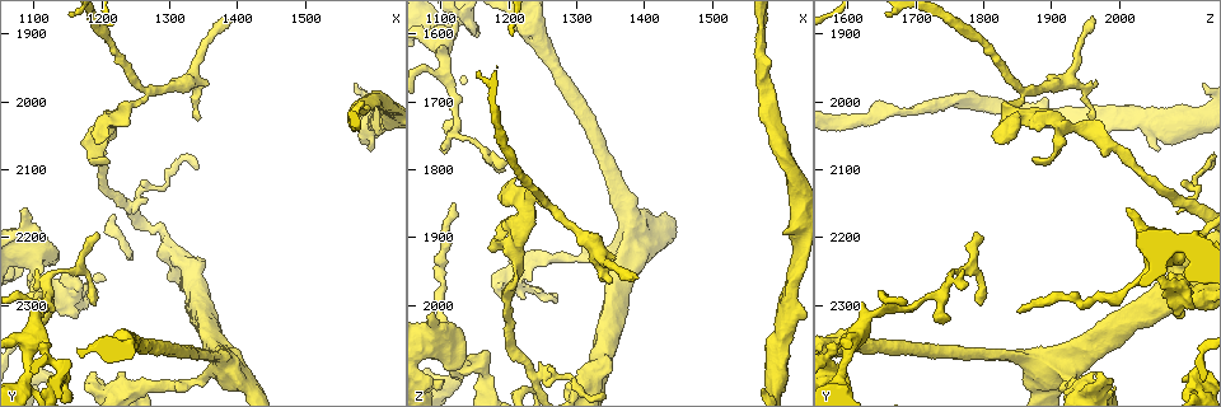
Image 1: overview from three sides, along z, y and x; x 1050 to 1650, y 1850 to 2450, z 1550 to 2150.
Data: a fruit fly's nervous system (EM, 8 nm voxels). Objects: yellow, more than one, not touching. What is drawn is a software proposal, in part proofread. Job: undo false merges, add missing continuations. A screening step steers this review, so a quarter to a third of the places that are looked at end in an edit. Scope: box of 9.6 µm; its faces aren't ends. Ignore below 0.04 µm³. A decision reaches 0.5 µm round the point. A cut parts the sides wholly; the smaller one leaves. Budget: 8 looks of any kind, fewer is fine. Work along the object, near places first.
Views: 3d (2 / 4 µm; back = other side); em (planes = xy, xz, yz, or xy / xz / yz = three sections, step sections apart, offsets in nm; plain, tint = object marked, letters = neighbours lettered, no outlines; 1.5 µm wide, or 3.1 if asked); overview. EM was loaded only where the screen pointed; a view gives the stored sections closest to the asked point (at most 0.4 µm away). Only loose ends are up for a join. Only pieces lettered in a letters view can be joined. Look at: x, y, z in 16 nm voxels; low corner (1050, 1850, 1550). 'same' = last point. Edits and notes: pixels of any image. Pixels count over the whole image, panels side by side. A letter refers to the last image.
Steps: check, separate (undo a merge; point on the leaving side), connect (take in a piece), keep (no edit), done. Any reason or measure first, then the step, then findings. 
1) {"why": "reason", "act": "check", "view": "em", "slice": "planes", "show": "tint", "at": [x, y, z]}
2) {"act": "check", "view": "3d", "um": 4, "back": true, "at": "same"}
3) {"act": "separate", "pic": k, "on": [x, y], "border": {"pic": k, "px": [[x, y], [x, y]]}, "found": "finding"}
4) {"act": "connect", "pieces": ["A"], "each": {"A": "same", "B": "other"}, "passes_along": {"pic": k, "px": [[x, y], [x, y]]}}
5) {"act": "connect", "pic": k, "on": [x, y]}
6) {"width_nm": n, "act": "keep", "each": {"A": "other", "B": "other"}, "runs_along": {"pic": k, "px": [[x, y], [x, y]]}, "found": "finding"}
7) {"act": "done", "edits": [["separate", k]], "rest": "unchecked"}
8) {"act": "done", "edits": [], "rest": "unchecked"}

{"why": "free end", "act": "check", "view": "em", "slice": "planes", "show": "letters", "at": [1120, 2305, 1850]}

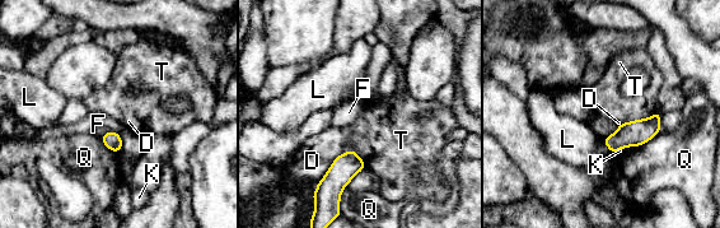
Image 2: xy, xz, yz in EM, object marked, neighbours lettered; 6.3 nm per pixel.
{"width_nm": 110, "longest_contact_nm": ["D", 340], "act": "keep", "each": {"D": "other", "F": "other", "K": "other", "L": "other", "Q": "other", "T": "other"}, "found": "no lettered piece goes on from it"}

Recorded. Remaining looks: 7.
{"why": "a narrow waist", "act": "check", "view": "3d", "um": 2, "back": true, "at": [1270, 1990, 1860]}

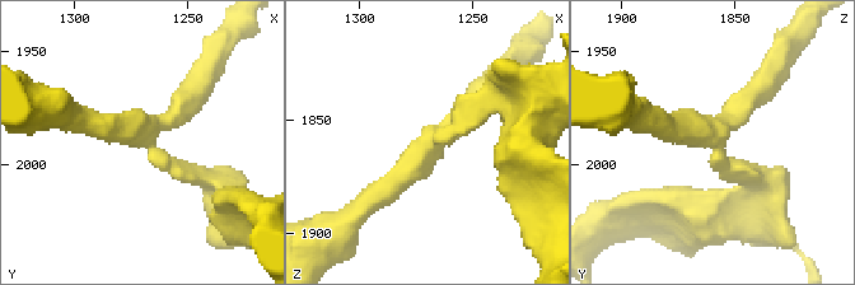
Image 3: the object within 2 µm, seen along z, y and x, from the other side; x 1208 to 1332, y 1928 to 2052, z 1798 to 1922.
{"act": "check", "view": "em", "slice": "planes", "show": "plain", "at": [1267, 1986, 1857]}

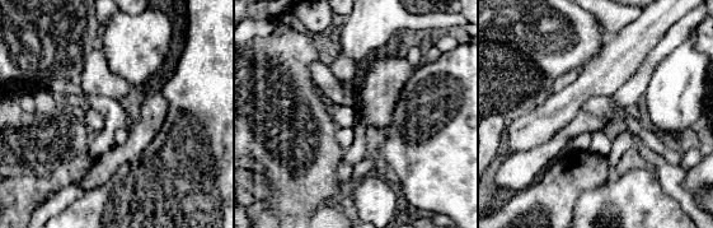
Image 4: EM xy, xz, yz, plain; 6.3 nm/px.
{"act": "check", "view": "em", "slice": "planes", "show": "letters", "at": "same"}

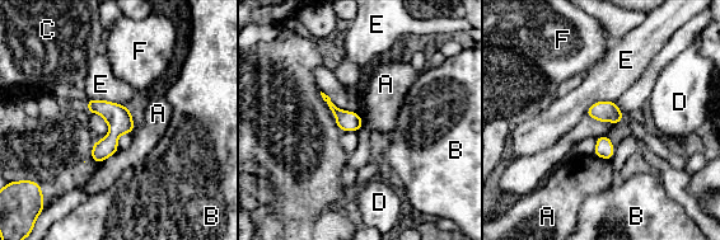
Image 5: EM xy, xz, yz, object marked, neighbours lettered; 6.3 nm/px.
{"width_nm": 130, "act": "separate", "pic": 5, "on": [346, 121], "each": {"A": "other", "B": "other", "C": "other", "D": "other", "E": "other", "F": "other"}, "border": {"pic": 5, "px": [[339, 109], [335, 114]]}, "found": "a second neuron is stuck on"}

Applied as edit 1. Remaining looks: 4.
{"act": "check", "view": "em", "slice": "planes", "show": "letters", "at": [1605, 2005, 1895]}

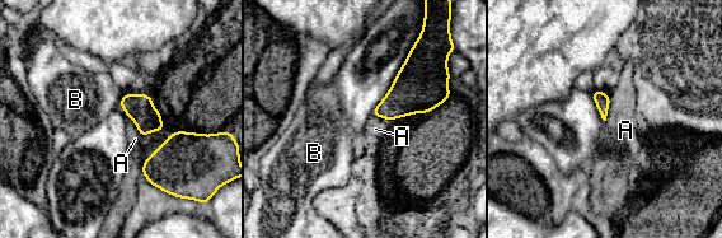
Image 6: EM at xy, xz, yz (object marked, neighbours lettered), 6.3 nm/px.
{"act": "keep", "each": {"A": "other", "B": "other"}, "border": {"pic": 6, "px": [[121, 106], [143, 138]]}, "found": "no lettered piece goes on from it"}

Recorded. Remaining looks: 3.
{"act": "done", "edits": [["separate", 5]], "rest": "unchecked"}

